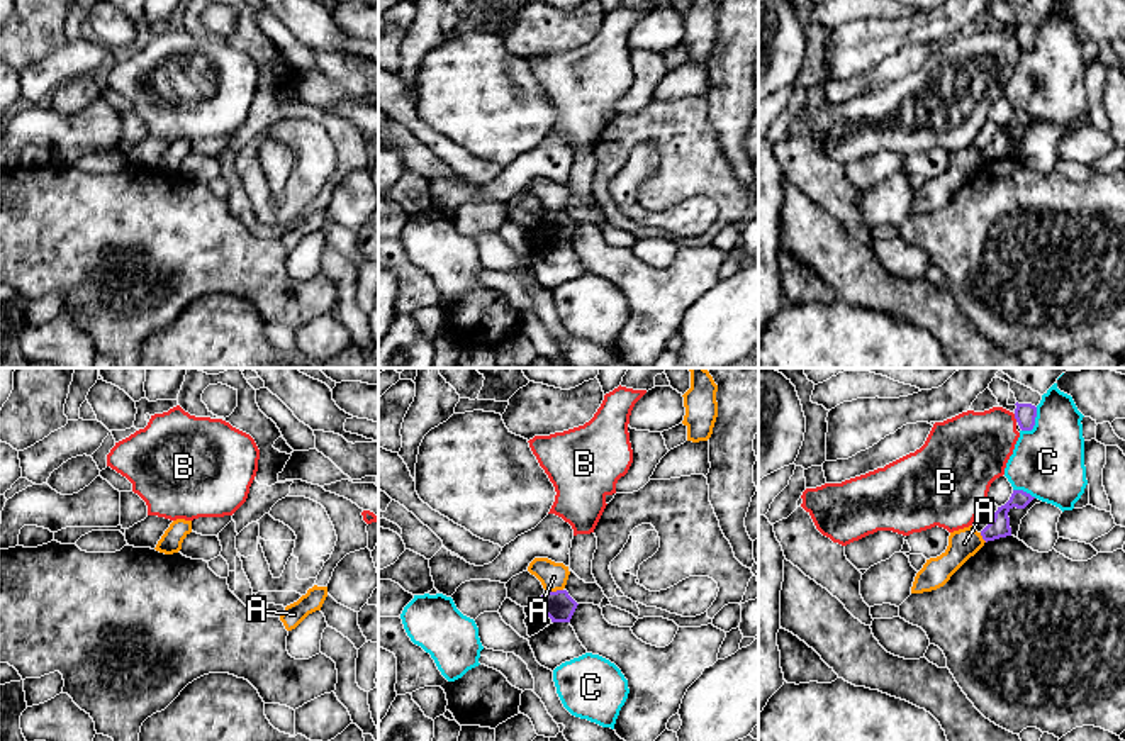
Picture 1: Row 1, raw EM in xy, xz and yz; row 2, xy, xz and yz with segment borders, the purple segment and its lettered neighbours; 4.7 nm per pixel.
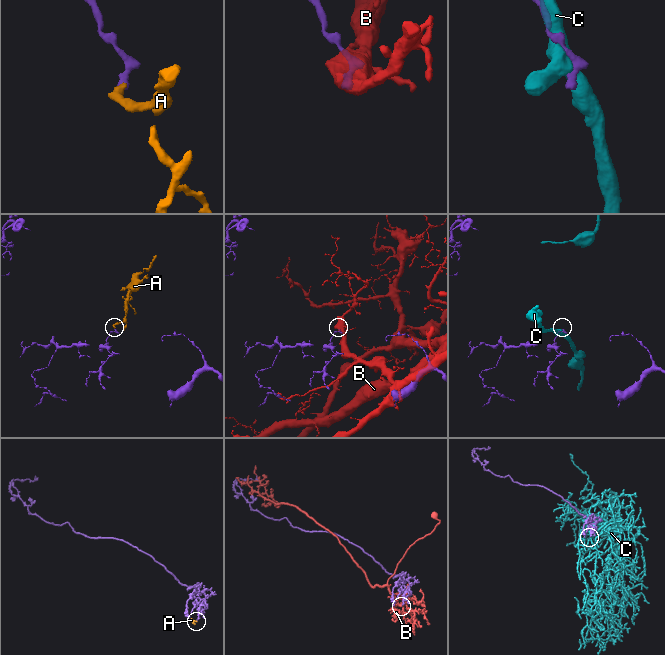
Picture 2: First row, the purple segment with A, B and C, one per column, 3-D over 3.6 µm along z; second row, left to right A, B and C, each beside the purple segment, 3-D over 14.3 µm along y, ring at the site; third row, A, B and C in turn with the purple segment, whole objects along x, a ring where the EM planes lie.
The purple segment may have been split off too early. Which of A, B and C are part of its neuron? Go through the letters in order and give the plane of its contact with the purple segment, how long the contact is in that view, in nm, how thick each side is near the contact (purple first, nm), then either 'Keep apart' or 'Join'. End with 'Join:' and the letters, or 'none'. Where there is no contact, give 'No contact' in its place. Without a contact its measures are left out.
A: Touches purple in xz. Shared border 90 nm. Thickness 150 nm (purple) against 130 nm. Keep apart
B: Touches purple in yz. Shared border 40 nm. Thickness 100 nm (purple) against 360 nm. Keep apart
C: Touches purple in yz. Shared border 140 nm. Thickness 100 nm (purple) against 340 nm. Keep apart
Join: none

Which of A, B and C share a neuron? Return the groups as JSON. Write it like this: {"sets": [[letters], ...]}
{"sets": [["A"], ["B"], ["C"]]}

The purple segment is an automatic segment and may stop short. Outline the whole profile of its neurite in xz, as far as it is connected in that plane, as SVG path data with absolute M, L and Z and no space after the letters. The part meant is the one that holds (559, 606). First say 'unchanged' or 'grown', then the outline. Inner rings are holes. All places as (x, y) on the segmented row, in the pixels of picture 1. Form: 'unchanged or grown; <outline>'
unchanged; M567 590L545 592L540 604L551 622L570 622L579 605Z

